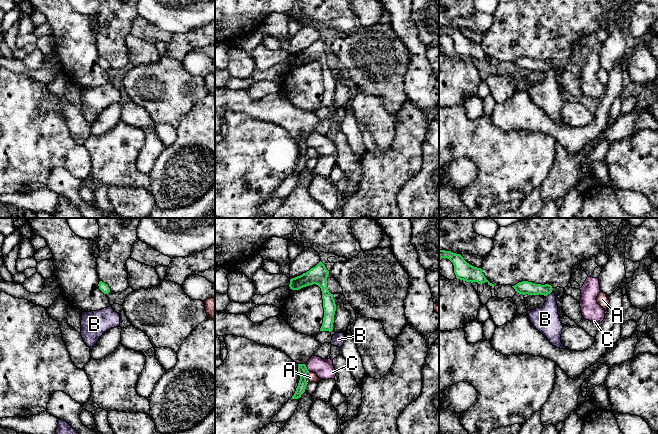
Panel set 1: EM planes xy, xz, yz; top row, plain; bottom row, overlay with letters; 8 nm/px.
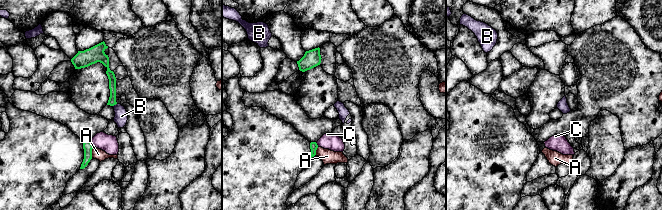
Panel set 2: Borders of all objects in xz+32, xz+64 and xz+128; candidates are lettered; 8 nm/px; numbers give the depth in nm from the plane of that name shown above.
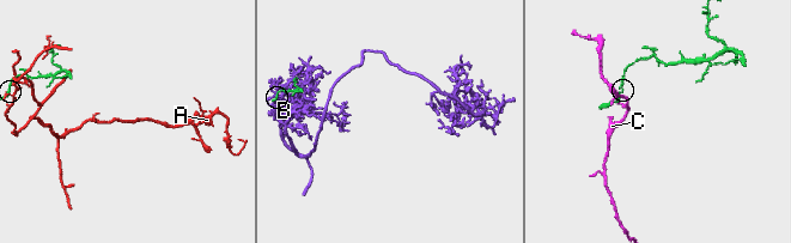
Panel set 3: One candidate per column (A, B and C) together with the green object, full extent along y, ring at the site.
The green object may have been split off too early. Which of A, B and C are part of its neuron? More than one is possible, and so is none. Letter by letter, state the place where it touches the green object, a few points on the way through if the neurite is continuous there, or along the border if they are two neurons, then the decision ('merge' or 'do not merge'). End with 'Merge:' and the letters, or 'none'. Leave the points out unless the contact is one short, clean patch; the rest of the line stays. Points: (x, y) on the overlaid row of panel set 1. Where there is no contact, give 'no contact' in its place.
A: xz (305, 378) | along xz (309, 372), (306, 375), (307, 383) | do not merge
B: yz (548, 293) | along yz (551, 291), (546, 296) | do not merge
C: xz (306, 368) | along xz (304, 364), (309, 371) | do not merge
Merge: none

